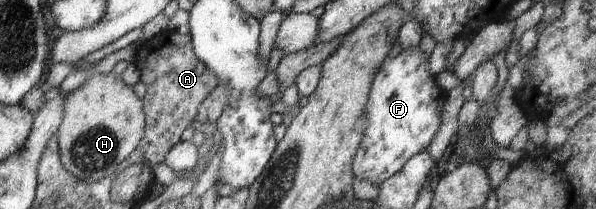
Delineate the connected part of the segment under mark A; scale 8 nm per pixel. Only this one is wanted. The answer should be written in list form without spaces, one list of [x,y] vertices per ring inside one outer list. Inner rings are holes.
[[[166,29],[160,35],[143,40],[134,57],[133,64],[139,69],[141,82],[146,87],[146,95],[142,98],[145,133],[139,149],[152,168],[163,163],[169,149],[182,141],[181,134],[196,119],[199,105],[217,87],[217,75],[197,59],[190,34],[179,34],[175,30]]]

